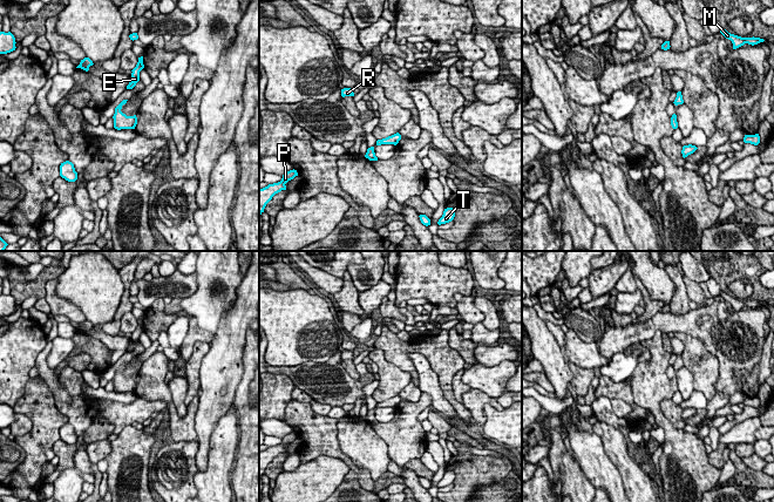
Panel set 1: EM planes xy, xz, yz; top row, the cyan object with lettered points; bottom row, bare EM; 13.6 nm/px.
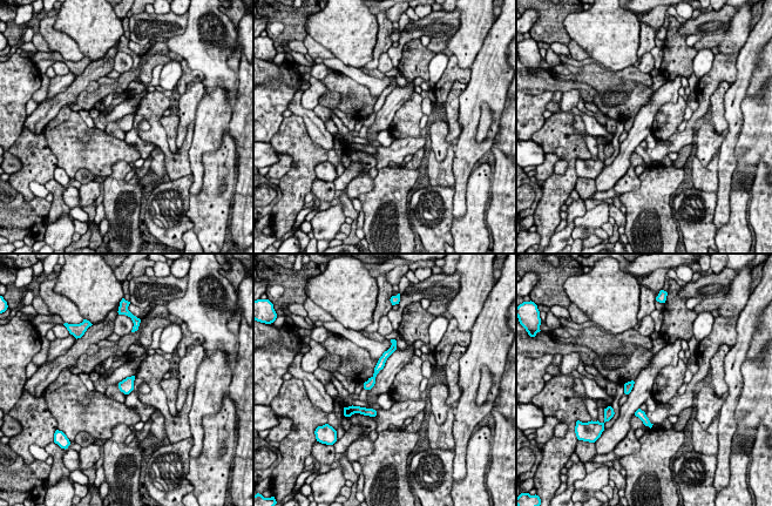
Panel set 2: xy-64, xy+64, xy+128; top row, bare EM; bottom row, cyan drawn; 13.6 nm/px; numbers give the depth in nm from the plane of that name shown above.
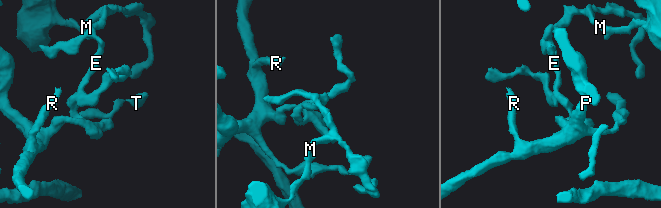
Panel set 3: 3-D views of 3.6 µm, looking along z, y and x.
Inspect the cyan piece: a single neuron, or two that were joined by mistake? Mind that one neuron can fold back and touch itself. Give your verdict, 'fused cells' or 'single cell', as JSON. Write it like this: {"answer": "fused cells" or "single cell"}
{"answer": "fused cells"}

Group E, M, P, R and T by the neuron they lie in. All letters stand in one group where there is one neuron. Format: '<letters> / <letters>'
E M / P R T

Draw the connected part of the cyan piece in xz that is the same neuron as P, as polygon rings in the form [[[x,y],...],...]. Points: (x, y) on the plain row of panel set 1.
[[[290,433],[283,437],[283,441],[278,446],[269,447],[267,449],[259,452],[259,477],[264,475],[266,467],[272,462],[272,460],[280,455],[281,453],[286,453],[286,446],[298,439],[297,433]]]

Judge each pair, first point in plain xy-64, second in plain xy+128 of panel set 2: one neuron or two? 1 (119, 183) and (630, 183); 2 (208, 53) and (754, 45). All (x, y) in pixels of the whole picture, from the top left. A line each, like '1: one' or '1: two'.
1: two
2: two

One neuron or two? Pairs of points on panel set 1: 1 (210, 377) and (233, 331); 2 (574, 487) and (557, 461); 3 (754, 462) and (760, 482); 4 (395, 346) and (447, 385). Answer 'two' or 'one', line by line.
1: one
2: one
3: two
4: one

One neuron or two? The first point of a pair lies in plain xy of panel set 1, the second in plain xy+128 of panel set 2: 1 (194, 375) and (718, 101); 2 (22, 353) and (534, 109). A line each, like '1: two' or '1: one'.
1: one
2: one

